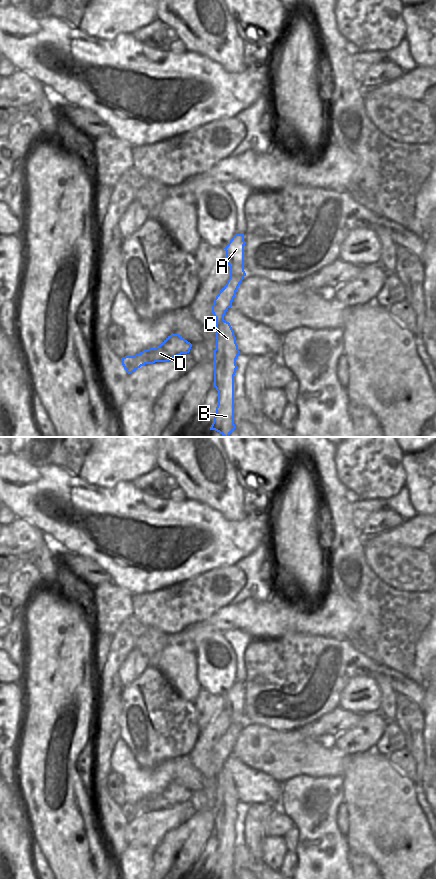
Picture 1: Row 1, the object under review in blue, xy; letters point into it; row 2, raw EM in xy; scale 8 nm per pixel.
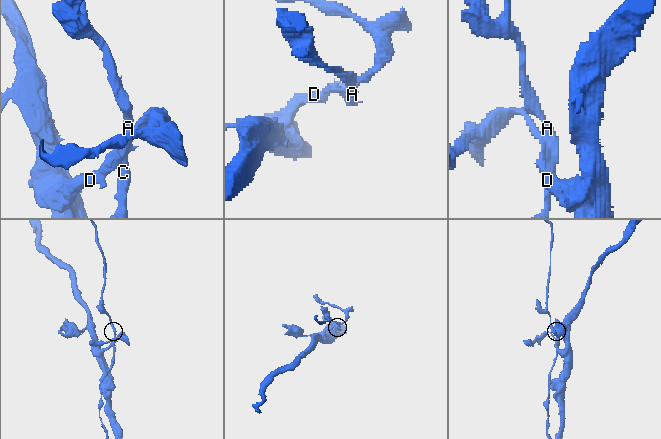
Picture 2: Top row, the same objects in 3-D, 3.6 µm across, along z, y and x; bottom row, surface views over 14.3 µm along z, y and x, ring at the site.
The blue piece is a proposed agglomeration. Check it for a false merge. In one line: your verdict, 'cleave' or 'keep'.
cleave

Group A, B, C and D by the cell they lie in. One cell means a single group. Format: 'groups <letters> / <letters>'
groups A B C / D

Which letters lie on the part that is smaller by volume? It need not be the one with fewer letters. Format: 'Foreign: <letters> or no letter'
Foreign: A, B, C

